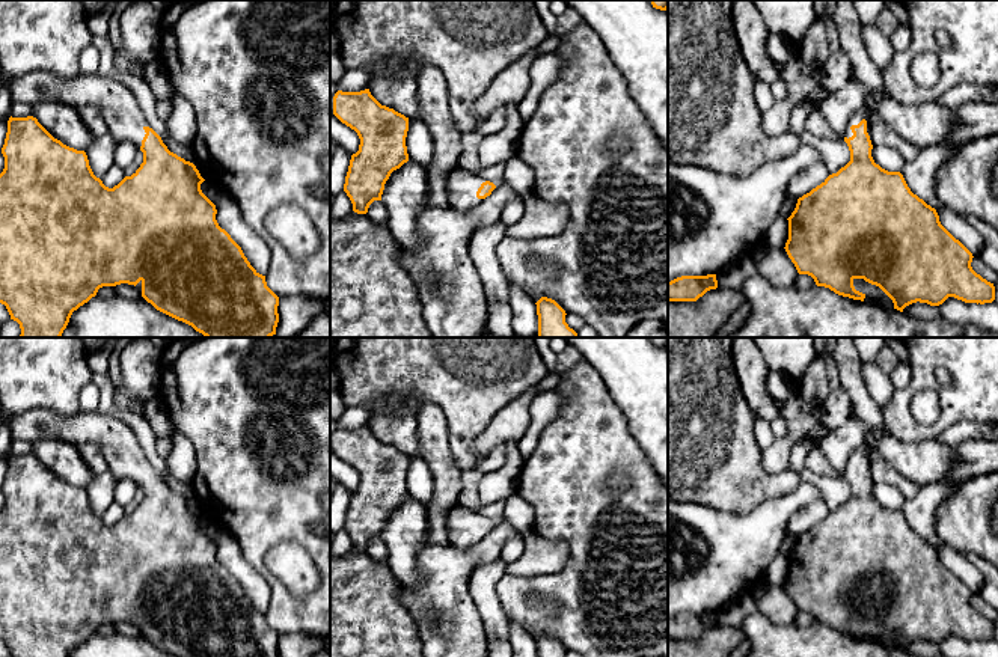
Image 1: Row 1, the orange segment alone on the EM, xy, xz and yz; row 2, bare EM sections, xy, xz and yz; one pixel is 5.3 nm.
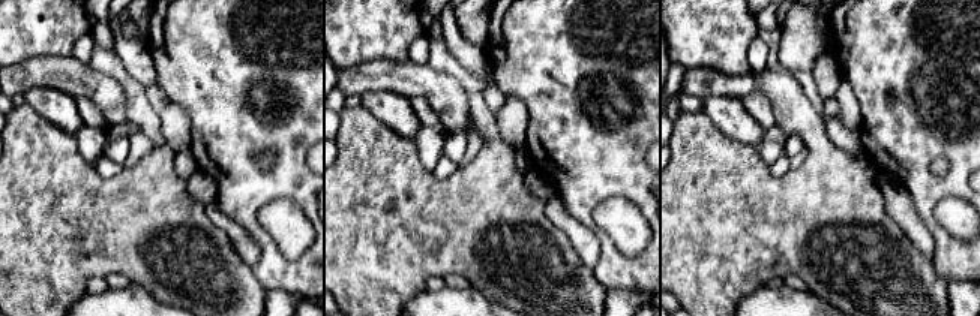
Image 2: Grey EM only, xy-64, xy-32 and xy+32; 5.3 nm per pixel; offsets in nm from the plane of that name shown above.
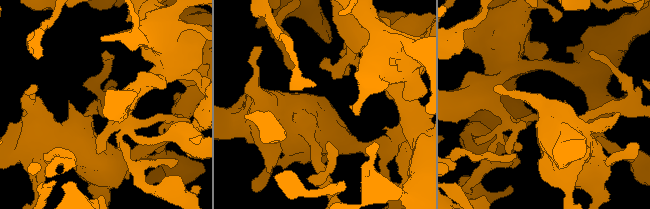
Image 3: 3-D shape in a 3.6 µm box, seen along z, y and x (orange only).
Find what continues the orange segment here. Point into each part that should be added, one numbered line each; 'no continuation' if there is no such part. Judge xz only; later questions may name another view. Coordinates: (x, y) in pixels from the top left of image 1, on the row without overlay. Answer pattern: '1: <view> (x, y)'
1: xz (462, 523)

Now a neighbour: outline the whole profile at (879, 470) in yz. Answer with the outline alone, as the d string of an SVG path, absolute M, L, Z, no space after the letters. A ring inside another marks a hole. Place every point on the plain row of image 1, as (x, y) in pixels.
M867 431L862 445L867 449L867 464L871 482L885 482L894 485L906 499L917 494L921 485L902 476L885 458L876 451L876 435Z

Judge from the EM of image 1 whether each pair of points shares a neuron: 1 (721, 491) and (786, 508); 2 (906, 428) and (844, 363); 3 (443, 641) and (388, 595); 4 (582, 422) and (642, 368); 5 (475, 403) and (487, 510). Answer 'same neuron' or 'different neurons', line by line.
1: different neurons
2: different neurons
3: different neurons
4: different neurons
5: different neurons

